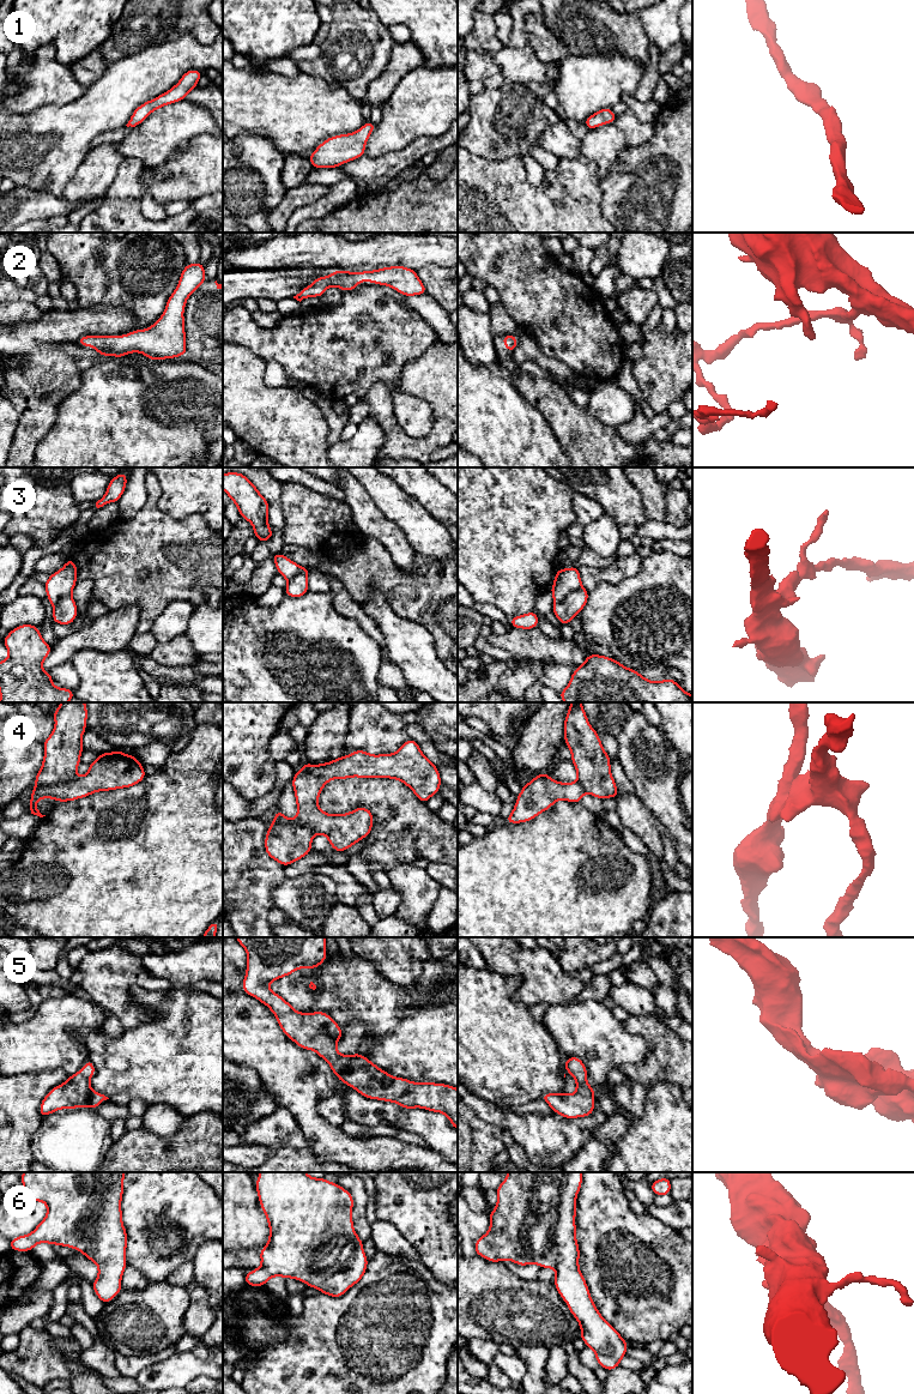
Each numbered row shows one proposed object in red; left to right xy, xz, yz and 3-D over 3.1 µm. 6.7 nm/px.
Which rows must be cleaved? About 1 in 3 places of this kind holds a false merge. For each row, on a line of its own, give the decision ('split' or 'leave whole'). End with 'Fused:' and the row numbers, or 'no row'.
1: leave whole
2: leave whole
3: split
4: split
5: leave whole
6: leave whole
Fused: 3, 4

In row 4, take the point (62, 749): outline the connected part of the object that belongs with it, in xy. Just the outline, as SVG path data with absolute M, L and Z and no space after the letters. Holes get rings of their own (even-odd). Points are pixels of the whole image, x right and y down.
M61 702L53 714L55 728L43 742L44 758L35 778L36 786L54 786L75 779L81 762L81 737L87 719L85 702Z

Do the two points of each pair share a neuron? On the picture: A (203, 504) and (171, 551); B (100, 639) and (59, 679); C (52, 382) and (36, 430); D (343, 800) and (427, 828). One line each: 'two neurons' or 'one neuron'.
A: two neurons
B: two neurons
C: one neuron
D: one neuron

